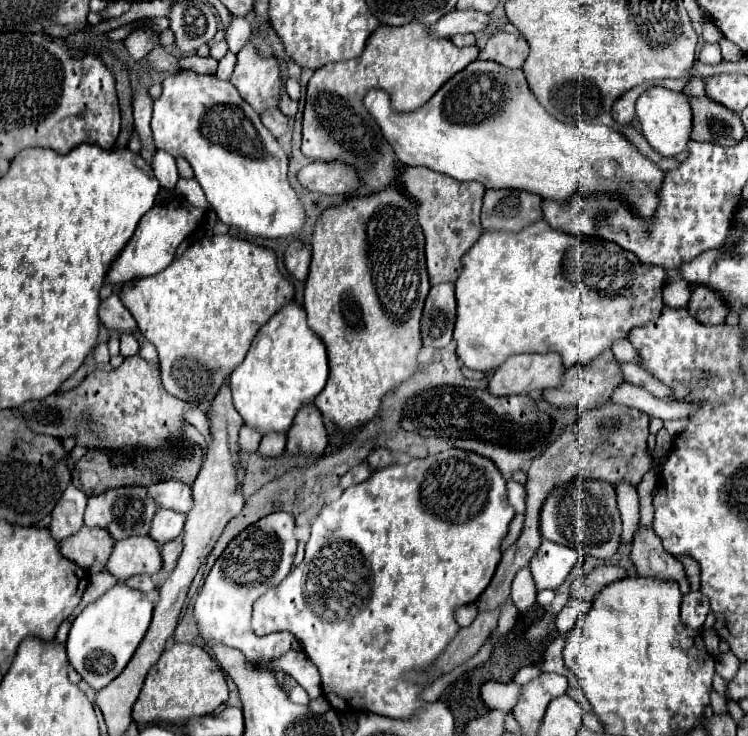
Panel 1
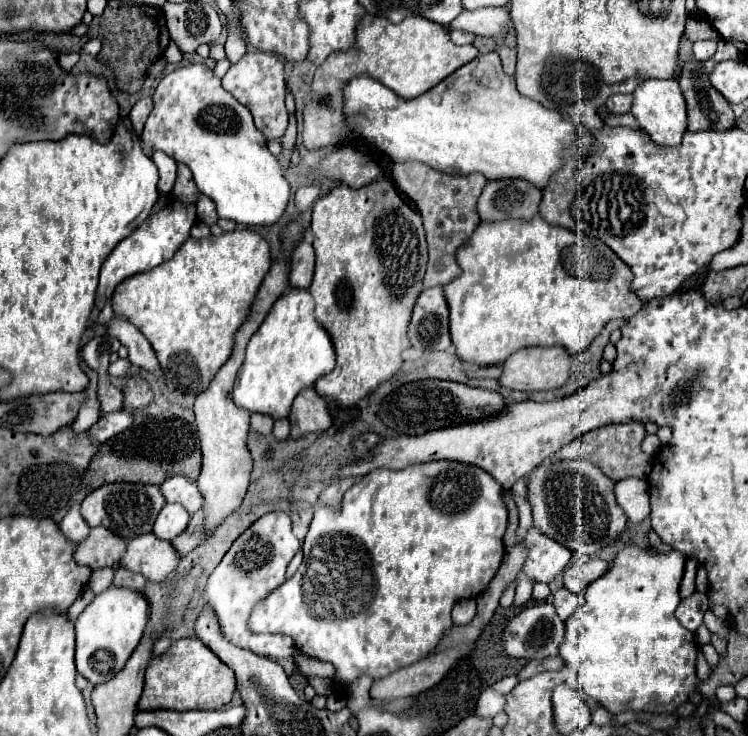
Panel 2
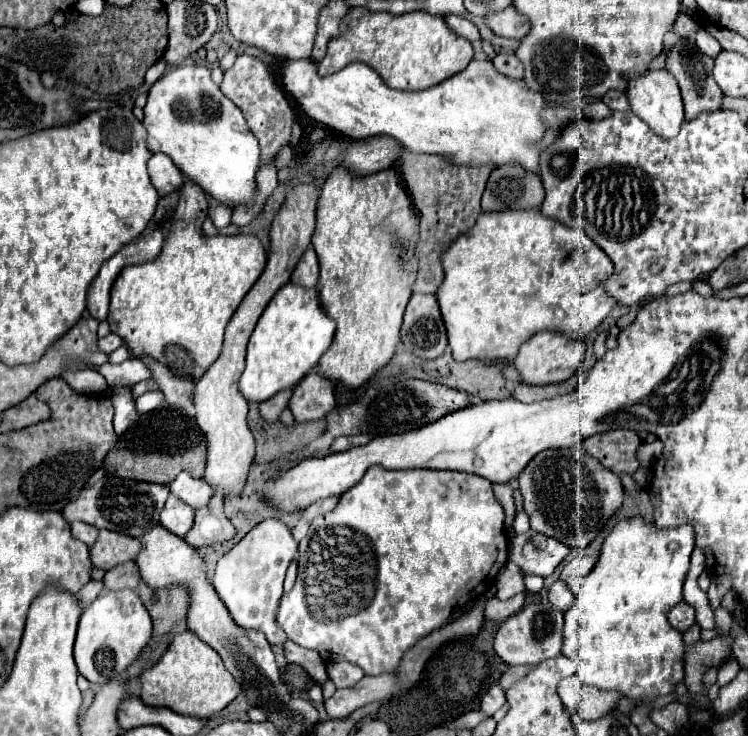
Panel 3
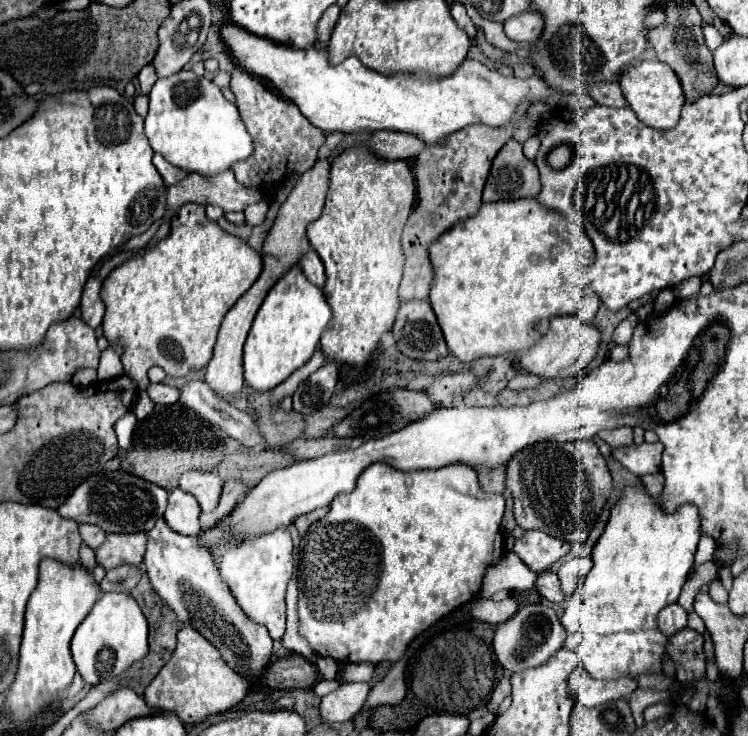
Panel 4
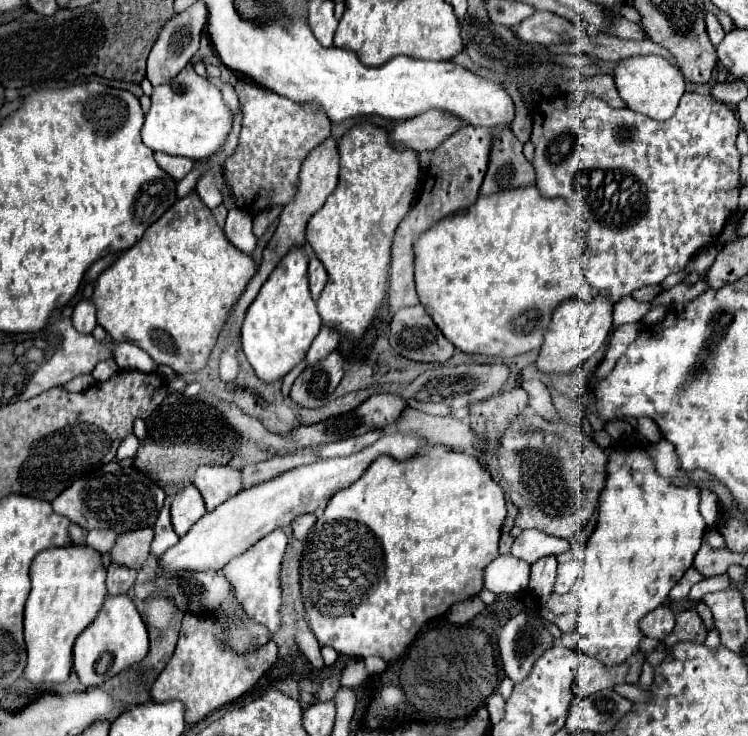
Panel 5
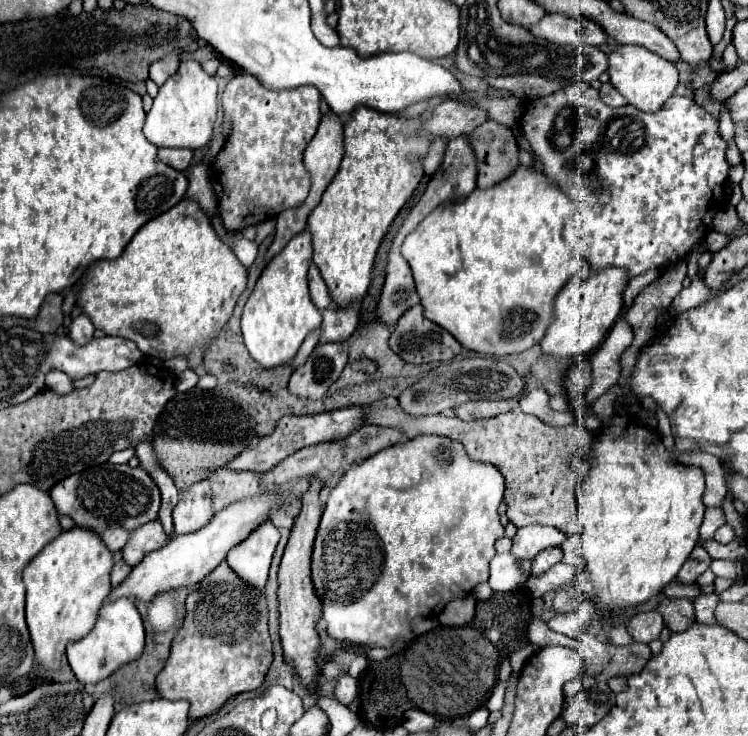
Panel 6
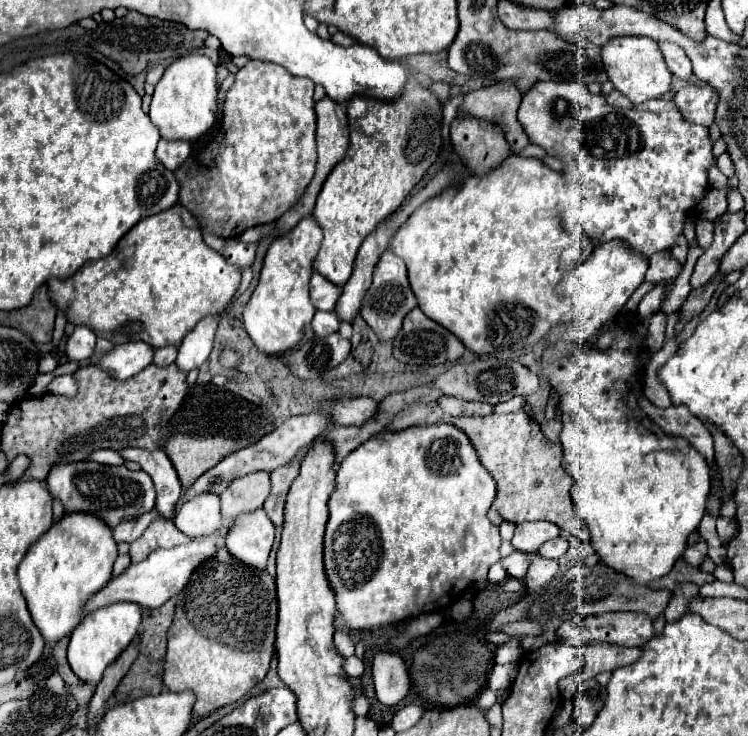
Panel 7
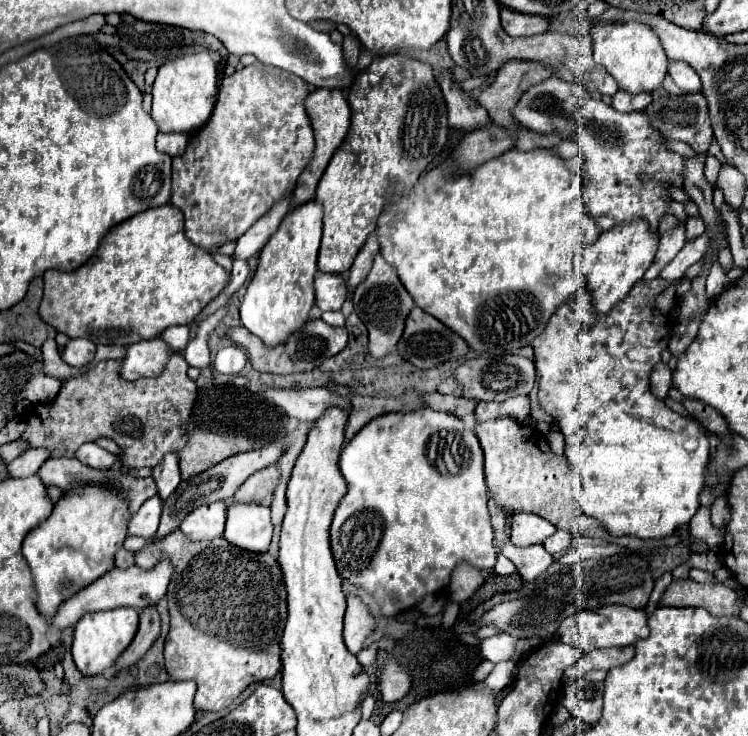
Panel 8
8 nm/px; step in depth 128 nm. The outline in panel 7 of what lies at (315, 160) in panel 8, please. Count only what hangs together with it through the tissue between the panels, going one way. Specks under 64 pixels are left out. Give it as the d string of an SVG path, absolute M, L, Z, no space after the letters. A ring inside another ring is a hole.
M328 96L318 100L316 106L316 116L318 116L318 128L316 128L316 144L318 144L318 162L316 162L316 174L312 178L312 182L308 184L308 190L304 190L304 194L300 196L300 202L296 202L296 206L292 206L292 210L288 210L280 220L276 220L276 230L278 234L286 234L288 230L292 230L300 218L312 214L314 204L316 204L316 196L326 180L326 176L330 174L330 170L334 168L334 164L338 164L348 148L348 116L346 116L346 106L340 106L338 102L332 102Z

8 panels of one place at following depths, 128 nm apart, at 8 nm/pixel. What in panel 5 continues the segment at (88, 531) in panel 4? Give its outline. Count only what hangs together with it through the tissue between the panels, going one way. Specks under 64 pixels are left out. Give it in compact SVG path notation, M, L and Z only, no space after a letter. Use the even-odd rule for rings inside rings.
M90 530L86 534L86 544L98 552L110 552L118 534L114 530Z

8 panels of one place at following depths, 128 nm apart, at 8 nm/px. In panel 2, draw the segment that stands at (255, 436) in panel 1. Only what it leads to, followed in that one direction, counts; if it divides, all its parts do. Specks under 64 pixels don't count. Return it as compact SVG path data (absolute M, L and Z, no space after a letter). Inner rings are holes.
M252 414L252 420L250 420L250 428L256 430L258 434L270 434L272 432L272 426L274 426L274 420L264 416L264 414Z

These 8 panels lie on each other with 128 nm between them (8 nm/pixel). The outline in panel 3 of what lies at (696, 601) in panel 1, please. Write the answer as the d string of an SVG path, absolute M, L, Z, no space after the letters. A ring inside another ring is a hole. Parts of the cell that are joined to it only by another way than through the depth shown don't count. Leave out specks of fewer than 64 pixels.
M680 602L678 606L674 606L668 614L668 622L672 624L674 630L684 632L686 628L690 628L694 624L694 608L688 602Z

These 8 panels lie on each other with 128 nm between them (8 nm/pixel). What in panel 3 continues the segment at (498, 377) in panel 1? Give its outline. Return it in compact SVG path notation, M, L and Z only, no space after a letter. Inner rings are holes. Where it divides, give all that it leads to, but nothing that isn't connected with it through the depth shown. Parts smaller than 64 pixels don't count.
M544 330L540 334L534 334L528 342L522 344L514 366L522 376L524 384L556 384L570 378L578 368L582 366L586 356L586 342L584 340L572 340L562 332L550 332Z

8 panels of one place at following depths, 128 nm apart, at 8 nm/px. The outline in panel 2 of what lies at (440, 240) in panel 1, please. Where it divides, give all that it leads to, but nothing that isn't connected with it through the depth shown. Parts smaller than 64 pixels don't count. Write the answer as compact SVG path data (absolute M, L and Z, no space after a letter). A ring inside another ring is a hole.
M396 162L392 166L392 176L398 188L416 204L424 222L430 260L422 284L424 288L446 286L460 274L460 268L456 264L458 246L462 246L480 224L476 202L486 184L486 178L482 174L468 174L468 176L442 174L438 170L432 170L430 166L424 166L422 162Z

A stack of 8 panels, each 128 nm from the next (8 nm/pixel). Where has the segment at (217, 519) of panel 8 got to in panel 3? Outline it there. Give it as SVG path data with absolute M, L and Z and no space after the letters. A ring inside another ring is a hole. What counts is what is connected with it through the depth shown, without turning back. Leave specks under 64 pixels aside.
M168 496L164 510L160 512L160 524L176 536L186 536L194 524L194 510L176 496Z

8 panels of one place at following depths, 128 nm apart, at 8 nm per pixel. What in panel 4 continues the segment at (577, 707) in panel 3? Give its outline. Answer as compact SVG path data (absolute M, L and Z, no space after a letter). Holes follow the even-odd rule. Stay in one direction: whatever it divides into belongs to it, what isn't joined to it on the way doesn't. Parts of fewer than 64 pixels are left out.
M578 666L570 676L570 694L576 702L584 706L600 706L608 700L616 698L628 698L636 690L638 682L634 678L620 678L612 682L590 678L590 674L584 670L584 666Z

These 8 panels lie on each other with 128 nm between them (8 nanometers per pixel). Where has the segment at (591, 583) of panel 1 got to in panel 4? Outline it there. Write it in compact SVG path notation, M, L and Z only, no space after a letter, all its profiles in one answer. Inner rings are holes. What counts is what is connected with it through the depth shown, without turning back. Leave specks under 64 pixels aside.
M574 558L574 560L564 562L558 568L558 578L560 578L562 594L570 596L576 590L578 582L582 582L582 578L586 576L586 572L588 572L588 562L584 558Z

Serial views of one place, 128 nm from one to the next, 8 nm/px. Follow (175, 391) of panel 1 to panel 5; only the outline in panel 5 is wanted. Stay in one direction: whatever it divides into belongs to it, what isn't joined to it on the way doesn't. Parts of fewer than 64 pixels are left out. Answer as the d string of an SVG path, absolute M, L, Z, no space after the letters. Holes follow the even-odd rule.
M192 190L188 196L180 198L166 214L162 214L144 232L138 244L122 252L118 260L98 276L94 282L92 304L98 310L98 324L116 342L134 342L146 350L154 362L166 364L182 376L188 372L198 372L206 366L232 306L254 274L254 260L226 240L212 212L204 206L198 192Z

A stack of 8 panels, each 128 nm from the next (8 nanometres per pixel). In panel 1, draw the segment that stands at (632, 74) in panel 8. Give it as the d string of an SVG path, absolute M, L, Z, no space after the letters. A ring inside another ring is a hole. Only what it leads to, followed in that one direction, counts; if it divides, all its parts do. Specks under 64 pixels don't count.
M652 86L636 100L636 116L640 122L640 130L648 144L662 156L672 158L686 150L692 130L692 110L688 98L682 92L668 90L664 86Z

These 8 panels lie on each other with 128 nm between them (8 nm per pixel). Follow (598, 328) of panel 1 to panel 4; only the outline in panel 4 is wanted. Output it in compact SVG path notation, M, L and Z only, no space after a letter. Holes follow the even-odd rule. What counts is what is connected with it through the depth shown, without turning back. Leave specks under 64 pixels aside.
M518 198L482 204L476 216L458 222L428 246L434 270L428 298L438 316L446 344L458 360L472 362L480 356L502 356L528 350L546 334L548 320L560 314L580 314L584 322L594 322L600 298L592 288L574 286L568 280L572 270L592 264L594 246L582 226L576 226L576 230L568 230L568 226L570 222L560 212L540 206L536 198Z

